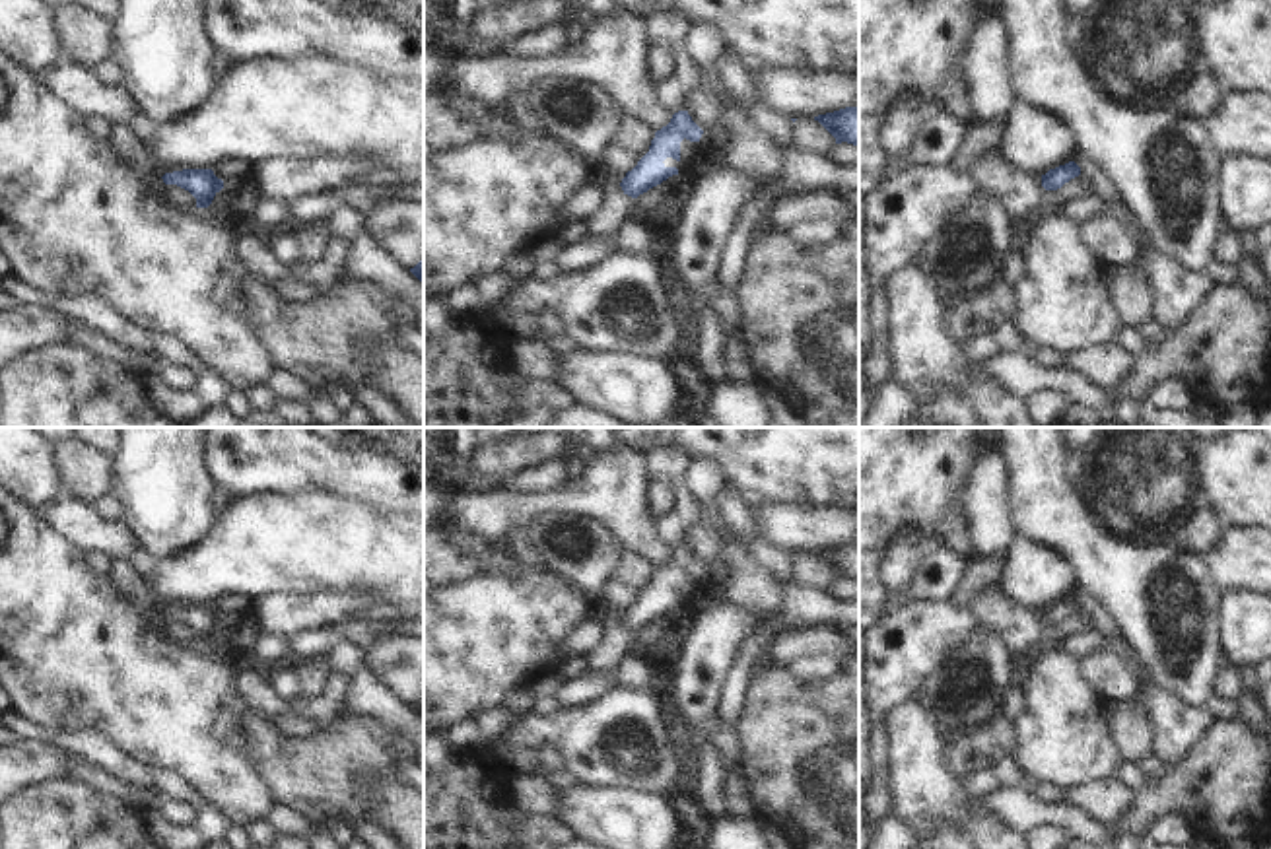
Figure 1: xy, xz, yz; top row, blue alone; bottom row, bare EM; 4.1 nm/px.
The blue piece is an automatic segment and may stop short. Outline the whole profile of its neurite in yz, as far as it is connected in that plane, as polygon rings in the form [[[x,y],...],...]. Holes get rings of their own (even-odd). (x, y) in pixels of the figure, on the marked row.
[[[1069,161],[1065,165],[1049,169],[1046,175],[1042,175],[1042,187],[1046,190],[1057,190],[1079,175],[1081,175],[1081,167],[1075,161]]]

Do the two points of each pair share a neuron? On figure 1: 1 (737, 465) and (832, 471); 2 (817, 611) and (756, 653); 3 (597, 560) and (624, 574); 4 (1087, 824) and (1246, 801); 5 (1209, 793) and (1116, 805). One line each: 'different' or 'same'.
1: same
2: same
3: different
4: different
5: different

